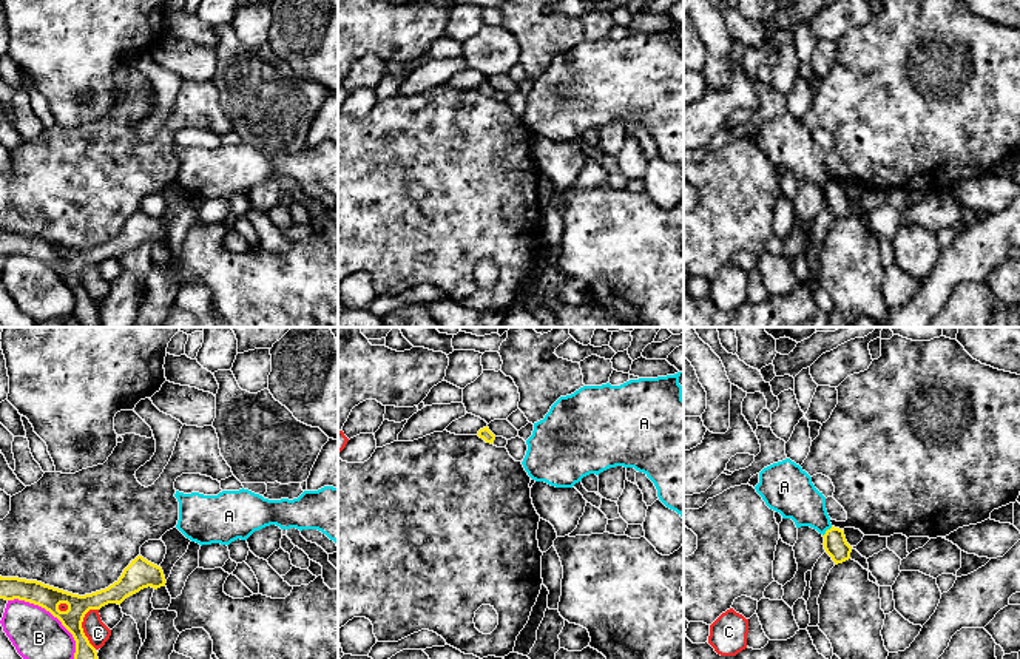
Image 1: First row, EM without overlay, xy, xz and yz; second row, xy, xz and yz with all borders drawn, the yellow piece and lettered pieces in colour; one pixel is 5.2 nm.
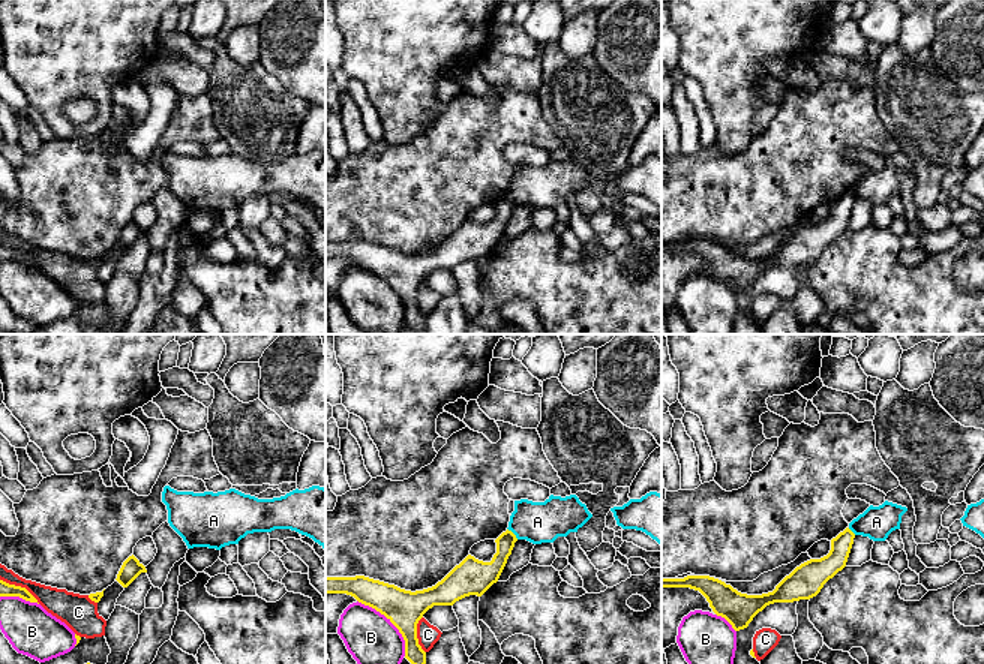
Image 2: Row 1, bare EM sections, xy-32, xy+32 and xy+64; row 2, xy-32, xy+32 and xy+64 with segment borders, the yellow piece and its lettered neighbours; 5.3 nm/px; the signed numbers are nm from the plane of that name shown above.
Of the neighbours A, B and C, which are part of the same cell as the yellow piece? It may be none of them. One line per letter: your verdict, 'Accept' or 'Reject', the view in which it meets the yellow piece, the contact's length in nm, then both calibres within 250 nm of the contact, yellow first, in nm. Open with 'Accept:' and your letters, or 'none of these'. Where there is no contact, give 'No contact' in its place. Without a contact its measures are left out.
Accept: none of these
A: Reject. Touches yellow in yz. Shared border 80 nm. Thickness 120 nm (yellow) against 240 nm
B: Reject. Touches yellow in xy. Shared border 460 nm. Thickness 120 nm (yellow) against 260 nm
C: Reject. Touches yellow in xy. Shared border 220 nm. Thickness 120 nm (yellow) against 120 nm

